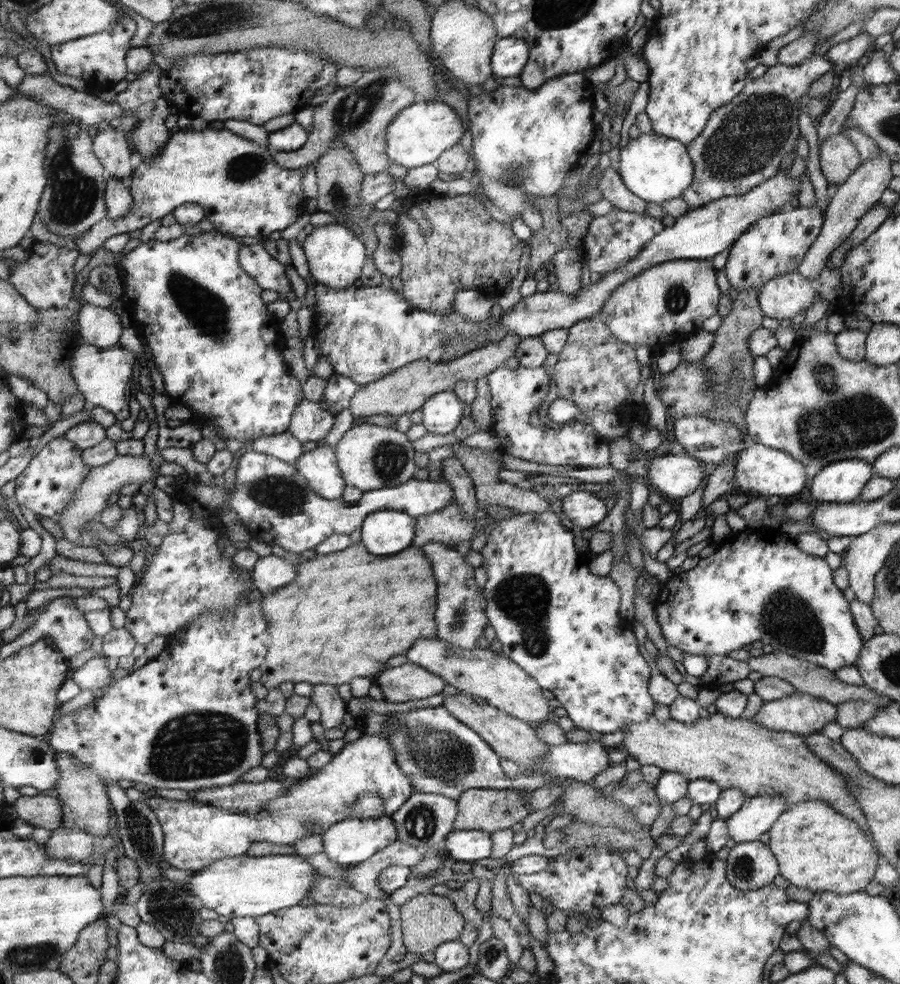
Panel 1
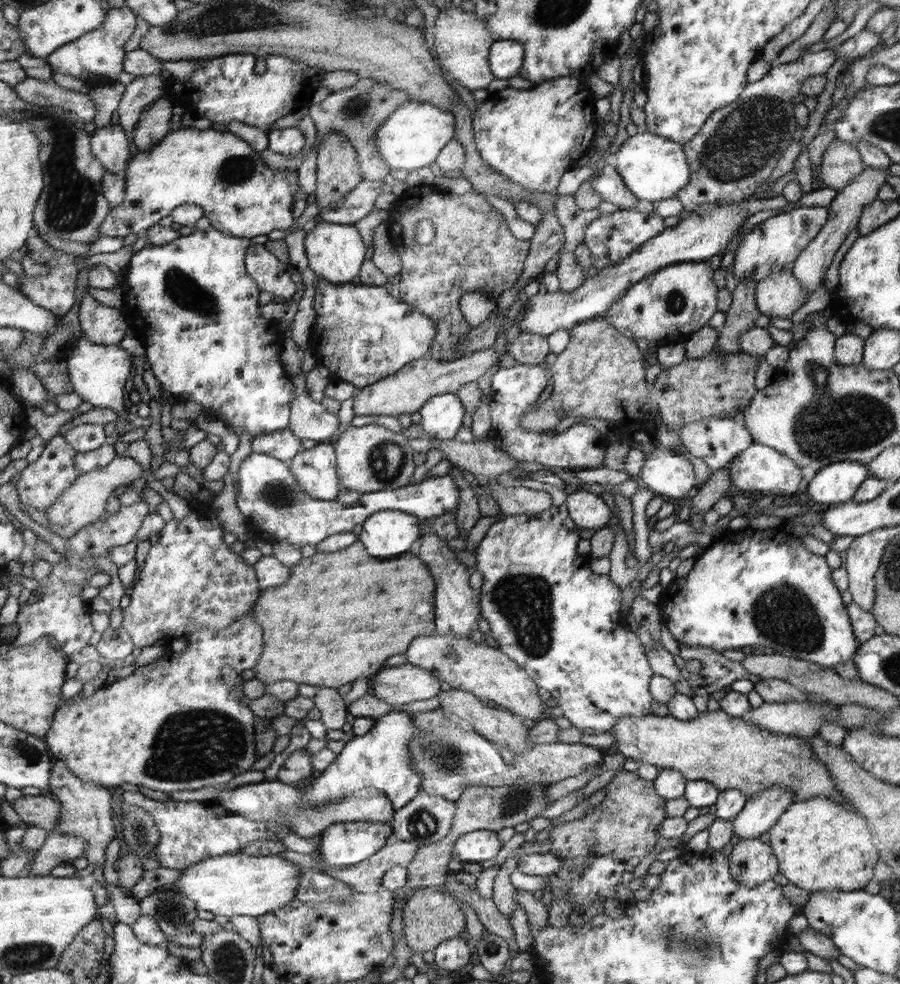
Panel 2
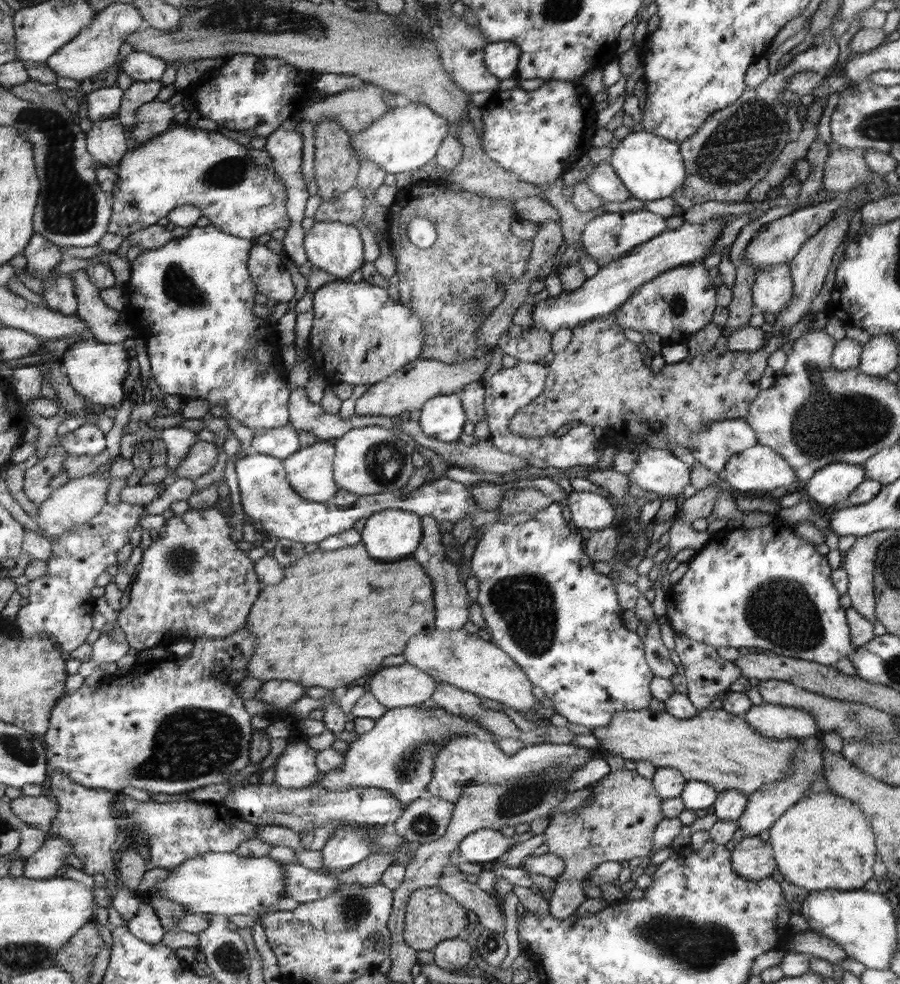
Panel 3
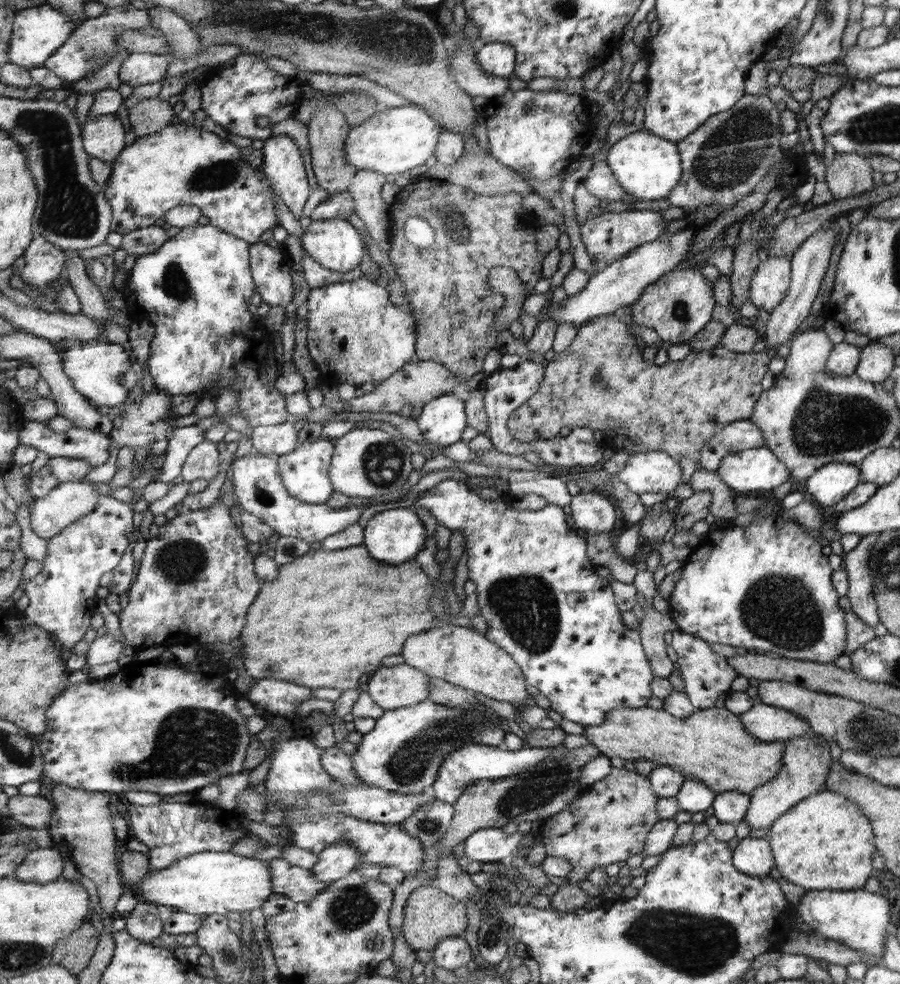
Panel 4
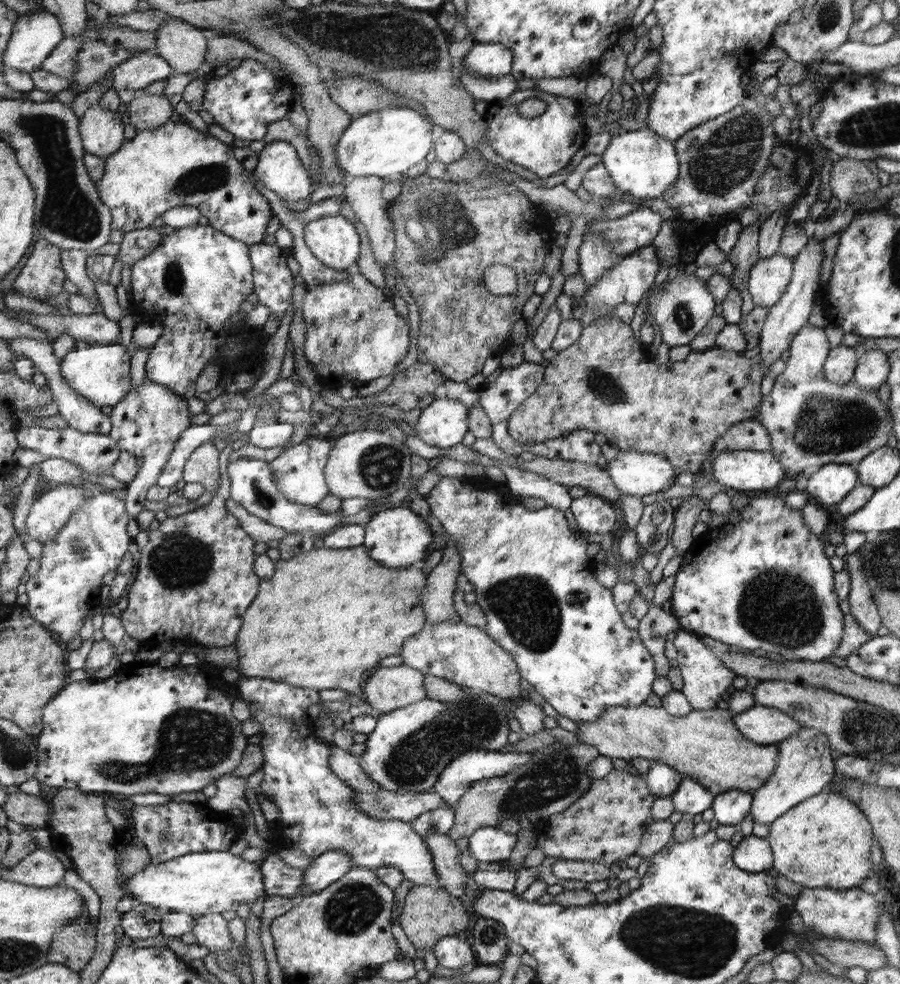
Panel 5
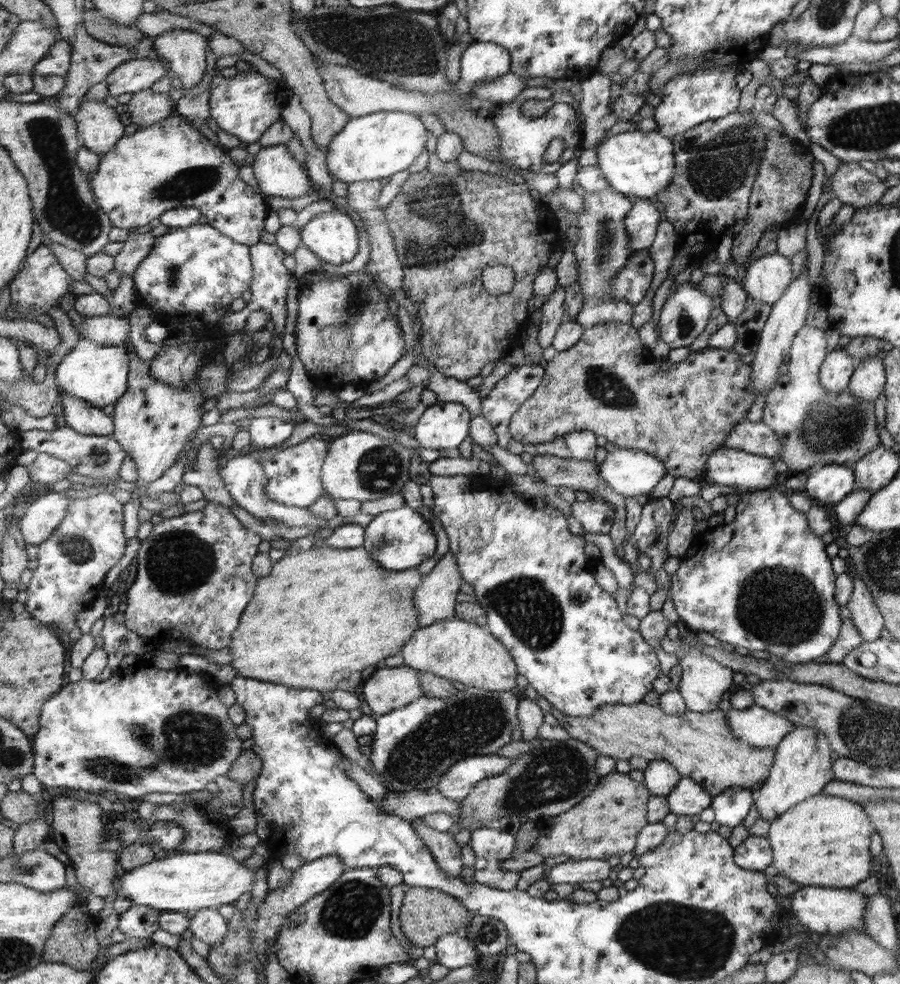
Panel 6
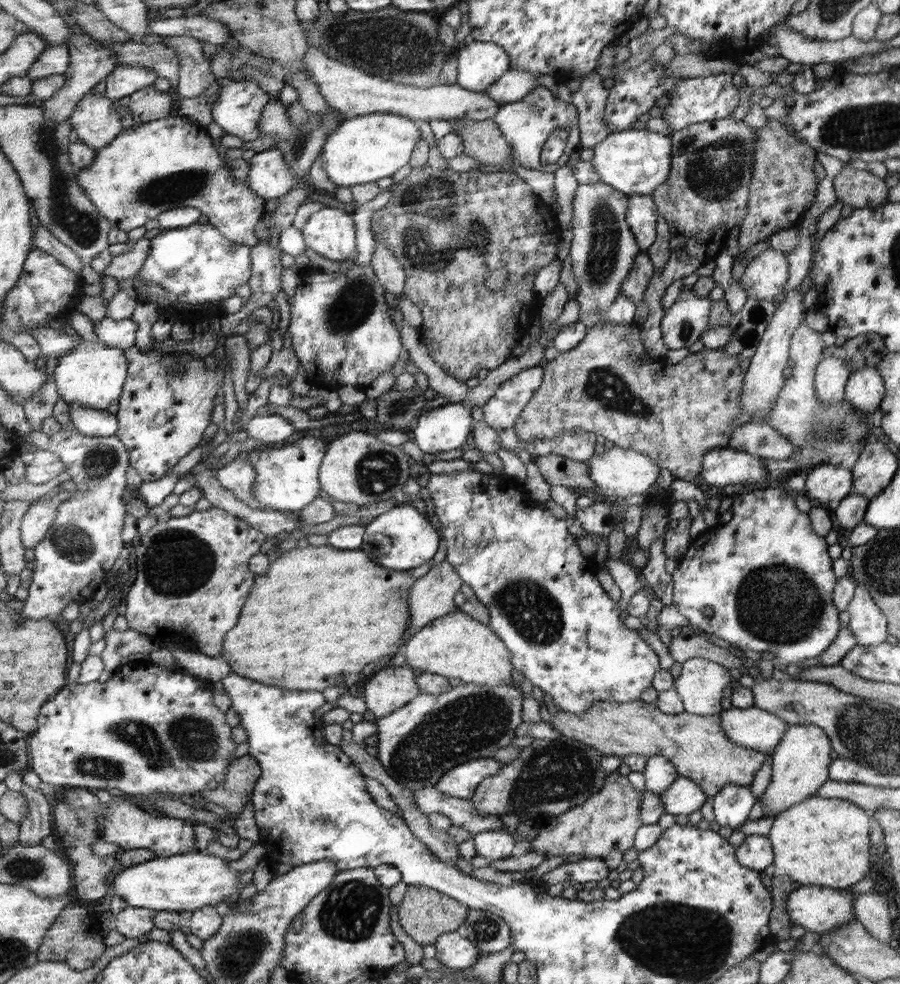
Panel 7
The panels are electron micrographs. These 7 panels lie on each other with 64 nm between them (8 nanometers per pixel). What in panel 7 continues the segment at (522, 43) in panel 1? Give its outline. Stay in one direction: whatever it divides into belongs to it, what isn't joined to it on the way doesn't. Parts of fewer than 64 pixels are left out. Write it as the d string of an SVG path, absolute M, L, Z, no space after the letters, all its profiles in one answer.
M473 41L457 49L456 82L472 92L492 87L512 67L509 53L499 44Z

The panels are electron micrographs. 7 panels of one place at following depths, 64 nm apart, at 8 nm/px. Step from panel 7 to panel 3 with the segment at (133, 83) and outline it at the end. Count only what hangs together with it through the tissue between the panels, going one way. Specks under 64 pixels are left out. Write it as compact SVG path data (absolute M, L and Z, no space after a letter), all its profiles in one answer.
M132 51L121 62L120 68L138 82L156 82L161 77L169 64L148 52Z

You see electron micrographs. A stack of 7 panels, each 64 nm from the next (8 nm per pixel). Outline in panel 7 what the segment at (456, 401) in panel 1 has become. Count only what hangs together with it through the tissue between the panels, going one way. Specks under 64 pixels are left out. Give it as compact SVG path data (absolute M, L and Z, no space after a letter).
M449 402L446 406L438 406L438 408L429 409L426 413L418 417L416 428L409 434L416 446L425 454L438 455L441 452L450 452L460 448L462 444L466 444L468 436L472 430L472 420L470 416L470 407L460 403Z

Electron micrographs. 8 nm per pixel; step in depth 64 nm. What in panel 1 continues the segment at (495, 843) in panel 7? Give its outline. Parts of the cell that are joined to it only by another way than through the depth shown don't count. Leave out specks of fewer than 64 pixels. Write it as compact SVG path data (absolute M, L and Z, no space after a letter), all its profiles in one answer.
M452 830L444 838L443 848L454 863L464 868L474 860L488 859L492 854L492 837L489 832L480 830Z

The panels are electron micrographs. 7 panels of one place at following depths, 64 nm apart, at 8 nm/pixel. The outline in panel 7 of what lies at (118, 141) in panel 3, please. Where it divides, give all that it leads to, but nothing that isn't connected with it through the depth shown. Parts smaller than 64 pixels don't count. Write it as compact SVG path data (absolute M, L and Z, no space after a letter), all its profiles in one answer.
M88 91L80 99L67 120L73 126L77 139L95 151L110 146L122 132L120 116L112 106L112 100L94 91Z

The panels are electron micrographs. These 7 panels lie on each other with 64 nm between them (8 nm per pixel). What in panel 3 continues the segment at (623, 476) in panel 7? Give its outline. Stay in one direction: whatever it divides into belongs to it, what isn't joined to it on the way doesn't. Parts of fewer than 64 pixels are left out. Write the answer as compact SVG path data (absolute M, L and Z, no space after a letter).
M642 449L637 452L636 465L627 474L629 484L636 484L648 492L656 492L660 498L680 498L684 487L690 484L690 466L668 449Z

